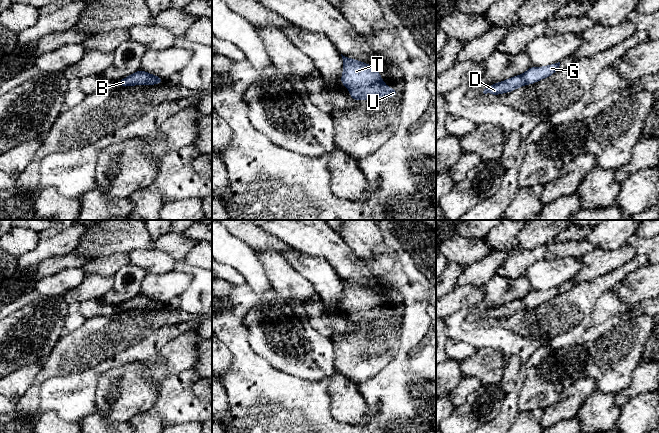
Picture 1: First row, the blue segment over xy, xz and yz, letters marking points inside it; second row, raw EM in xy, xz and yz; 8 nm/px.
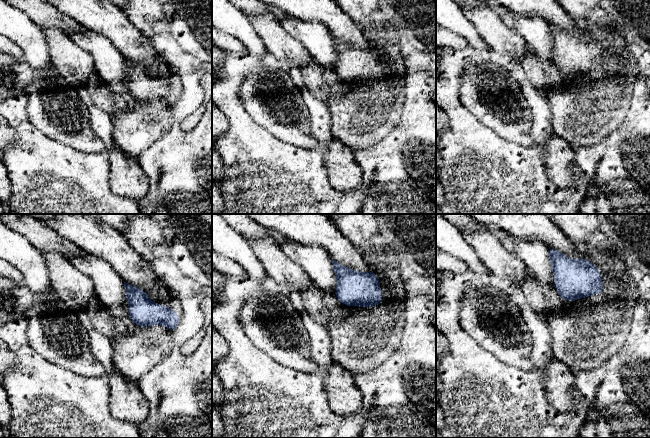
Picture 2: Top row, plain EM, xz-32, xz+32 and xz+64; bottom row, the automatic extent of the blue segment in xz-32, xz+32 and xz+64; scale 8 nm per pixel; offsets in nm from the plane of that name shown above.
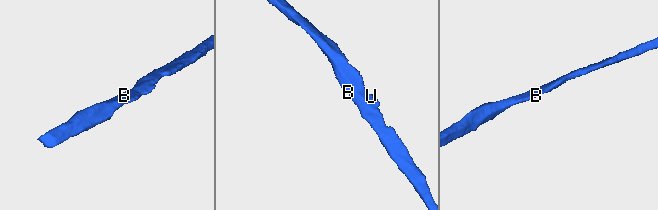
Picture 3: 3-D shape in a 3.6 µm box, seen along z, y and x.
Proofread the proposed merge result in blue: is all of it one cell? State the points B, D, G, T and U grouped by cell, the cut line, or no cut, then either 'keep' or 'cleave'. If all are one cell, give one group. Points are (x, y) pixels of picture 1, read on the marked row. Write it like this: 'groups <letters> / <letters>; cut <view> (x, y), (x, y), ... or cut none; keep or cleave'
groups B D G T U; cut none; keep

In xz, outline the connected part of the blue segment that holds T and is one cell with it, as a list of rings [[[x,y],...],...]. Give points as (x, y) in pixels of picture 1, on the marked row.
[[[342,54],[341,56],[344,62],[344,70],[341,77],[341,83],[346,88],[350,89],[349,93],[353,100],[367,100],[374,99],[376,97],[395,97],[398,94],[396,89],[390,89],[383,82],[379,71],[374,67],[361,61],[345,57]]]

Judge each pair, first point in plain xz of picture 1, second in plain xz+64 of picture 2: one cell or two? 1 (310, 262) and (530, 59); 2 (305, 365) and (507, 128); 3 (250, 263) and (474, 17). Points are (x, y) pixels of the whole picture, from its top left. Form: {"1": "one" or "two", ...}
{"1": "two", "2": "one", "3": "two"}

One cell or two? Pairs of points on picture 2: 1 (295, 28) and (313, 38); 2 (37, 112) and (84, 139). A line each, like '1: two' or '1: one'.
1: one
2: one

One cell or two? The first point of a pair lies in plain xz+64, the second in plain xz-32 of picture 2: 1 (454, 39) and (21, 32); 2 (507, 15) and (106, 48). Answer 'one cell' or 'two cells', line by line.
1: two cells
2: one cell

